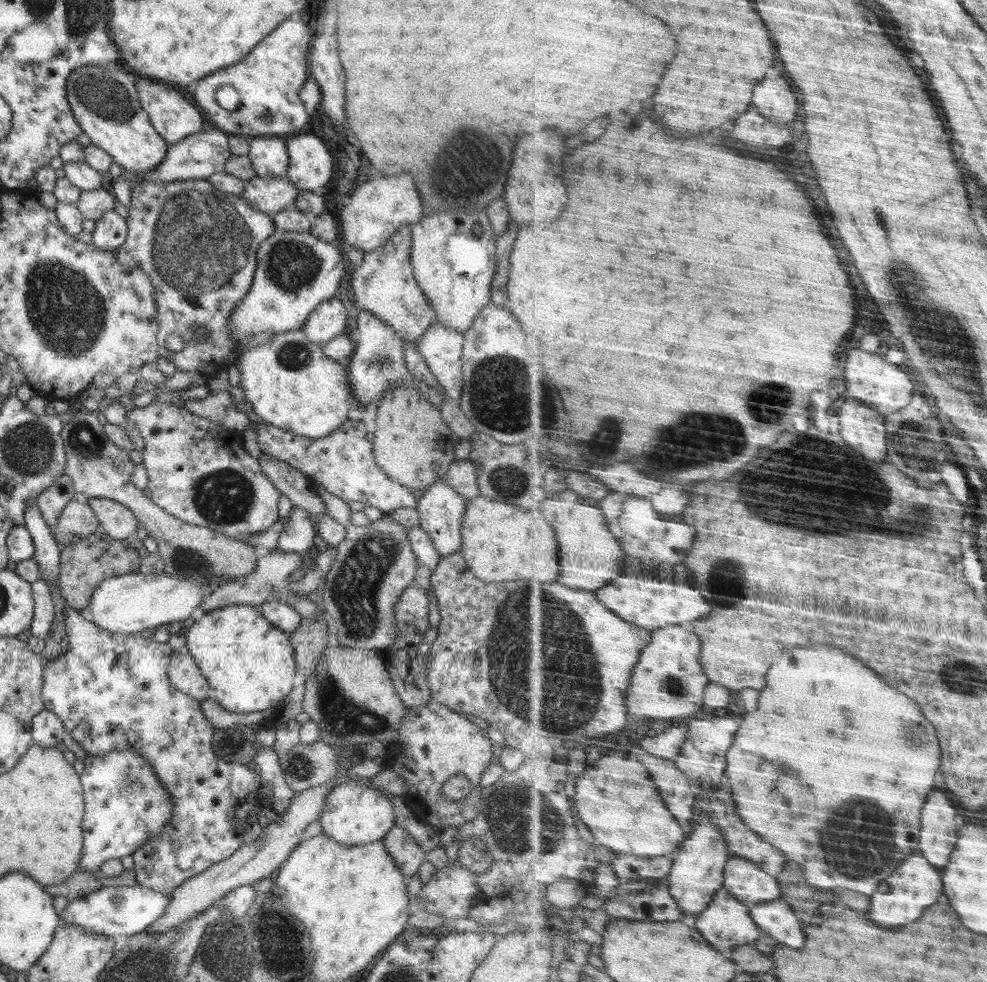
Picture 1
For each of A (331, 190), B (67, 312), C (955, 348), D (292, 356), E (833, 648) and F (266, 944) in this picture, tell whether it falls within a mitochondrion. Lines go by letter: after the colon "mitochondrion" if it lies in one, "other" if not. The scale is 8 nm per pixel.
A: other
B: mitochondrion
C: mitochondrion
D: mitochondrion
E: other
F: mitochondrion

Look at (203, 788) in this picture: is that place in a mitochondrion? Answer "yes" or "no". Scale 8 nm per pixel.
no

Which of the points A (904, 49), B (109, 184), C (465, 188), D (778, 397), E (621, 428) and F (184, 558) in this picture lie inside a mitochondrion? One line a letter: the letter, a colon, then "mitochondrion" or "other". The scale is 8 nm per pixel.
A: other
B: other
C: mitochondrion
D: mitochondrion
E: mitochondrion
F: mitochondrion

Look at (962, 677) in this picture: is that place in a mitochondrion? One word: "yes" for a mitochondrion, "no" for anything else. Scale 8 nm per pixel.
yes

